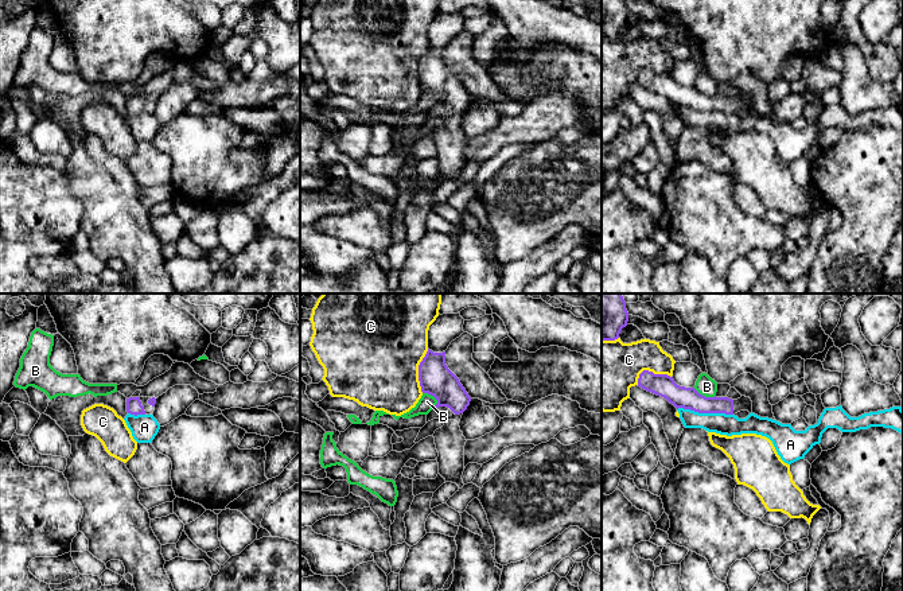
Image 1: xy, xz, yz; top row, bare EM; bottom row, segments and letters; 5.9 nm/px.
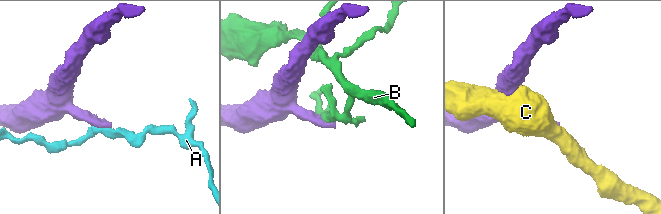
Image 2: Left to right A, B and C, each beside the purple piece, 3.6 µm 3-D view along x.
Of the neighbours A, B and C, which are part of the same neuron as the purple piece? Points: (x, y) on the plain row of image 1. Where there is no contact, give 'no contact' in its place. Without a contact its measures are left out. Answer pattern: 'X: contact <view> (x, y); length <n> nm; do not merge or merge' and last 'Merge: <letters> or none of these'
A: contact yz (705, 111); length 340 nm; do not merge
B: contact xz (434, 94); length 120 nm; do not merge
C: contact xz (419, 69); length 260 nm; do not merge
Merge: none of these

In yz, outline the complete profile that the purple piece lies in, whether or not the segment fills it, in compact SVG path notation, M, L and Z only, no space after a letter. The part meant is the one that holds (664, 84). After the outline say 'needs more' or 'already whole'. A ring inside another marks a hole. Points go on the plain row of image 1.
M643 69L638 77L638 85L666 97L677 108L690 108L698 112L725 112L735 113L740 109L752 110L750 96L742 94L737 98L728 96L705 96L694 86L680 85L667 73L654 73Z; needs more

